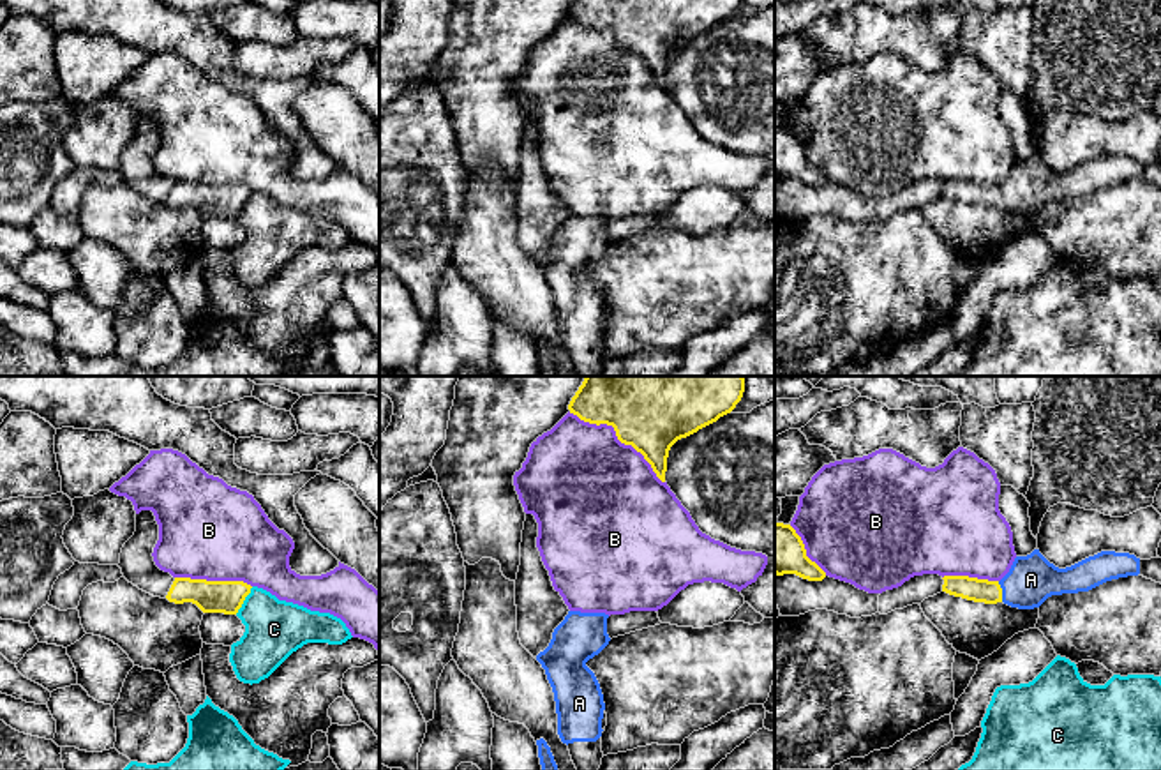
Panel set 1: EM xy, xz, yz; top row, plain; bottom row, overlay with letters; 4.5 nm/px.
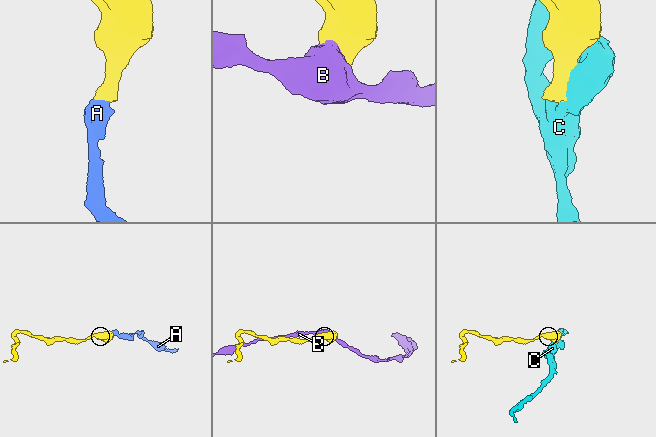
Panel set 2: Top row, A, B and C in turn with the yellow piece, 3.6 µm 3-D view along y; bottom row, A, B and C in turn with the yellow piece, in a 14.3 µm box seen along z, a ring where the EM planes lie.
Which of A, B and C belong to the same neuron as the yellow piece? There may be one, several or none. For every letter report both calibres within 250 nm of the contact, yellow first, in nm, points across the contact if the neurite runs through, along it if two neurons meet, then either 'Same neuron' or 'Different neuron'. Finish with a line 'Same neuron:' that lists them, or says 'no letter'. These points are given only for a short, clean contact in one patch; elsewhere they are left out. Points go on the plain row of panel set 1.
A: Thickness 110 nm (yellow) against 220 nm. Path across: yz (980, 195), (1001, 196), (1020, 193), (1031, 184). Same neuron
B: Thickness 280 nm (yellow) against 480 nm. Different neuron
C: Thickness 150 nm (yellow) against 280 nm. Different neuron
Same neuron: A

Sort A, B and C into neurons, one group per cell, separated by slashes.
A / B / C

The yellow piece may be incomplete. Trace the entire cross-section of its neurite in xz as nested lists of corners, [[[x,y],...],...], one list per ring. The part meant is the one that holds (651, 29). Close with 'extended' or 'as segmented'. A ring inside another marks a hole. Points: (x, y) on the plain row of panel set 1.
[[[573,0],[568,14],[589,28],[612,30],[665,87],[670,51],[730,18],[743,0]]] | as segmented

